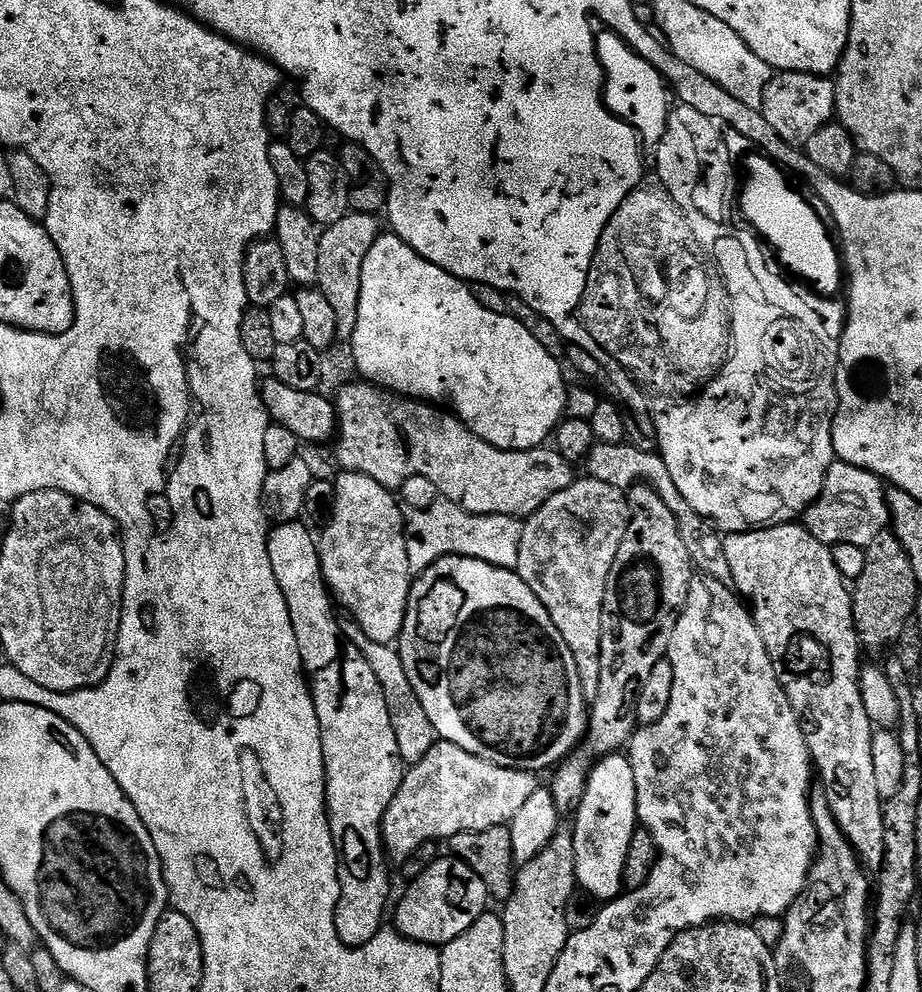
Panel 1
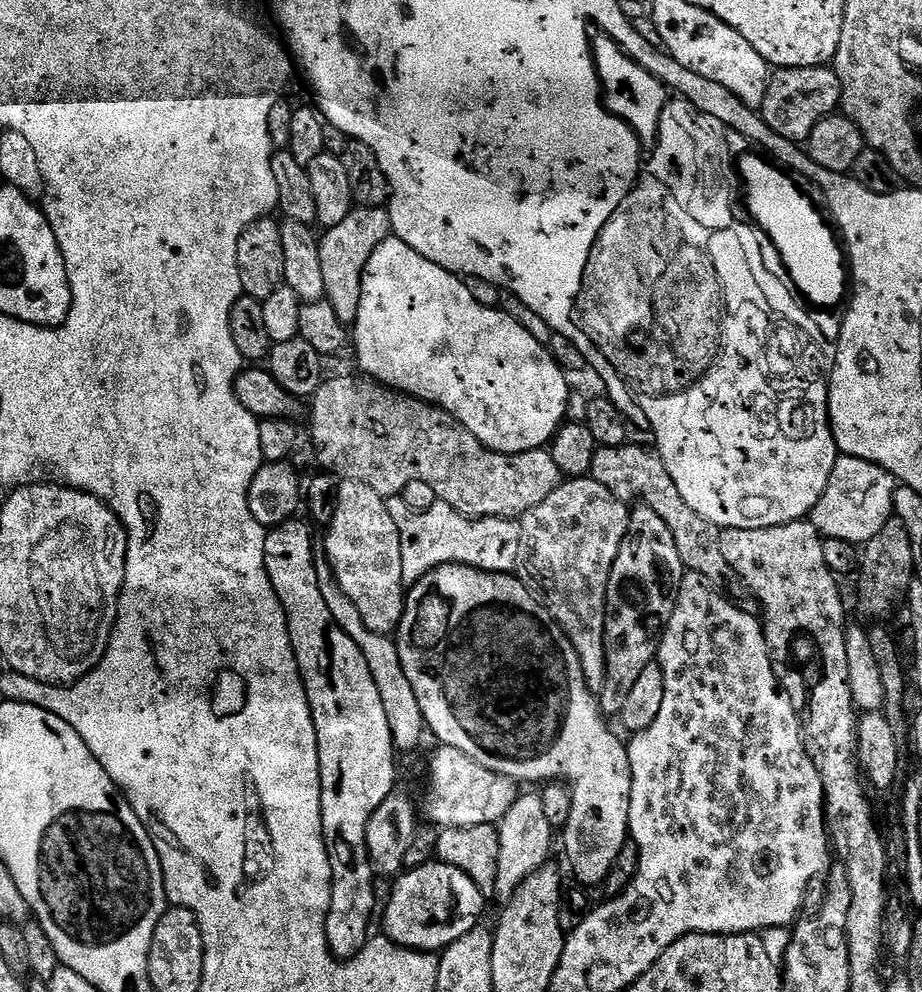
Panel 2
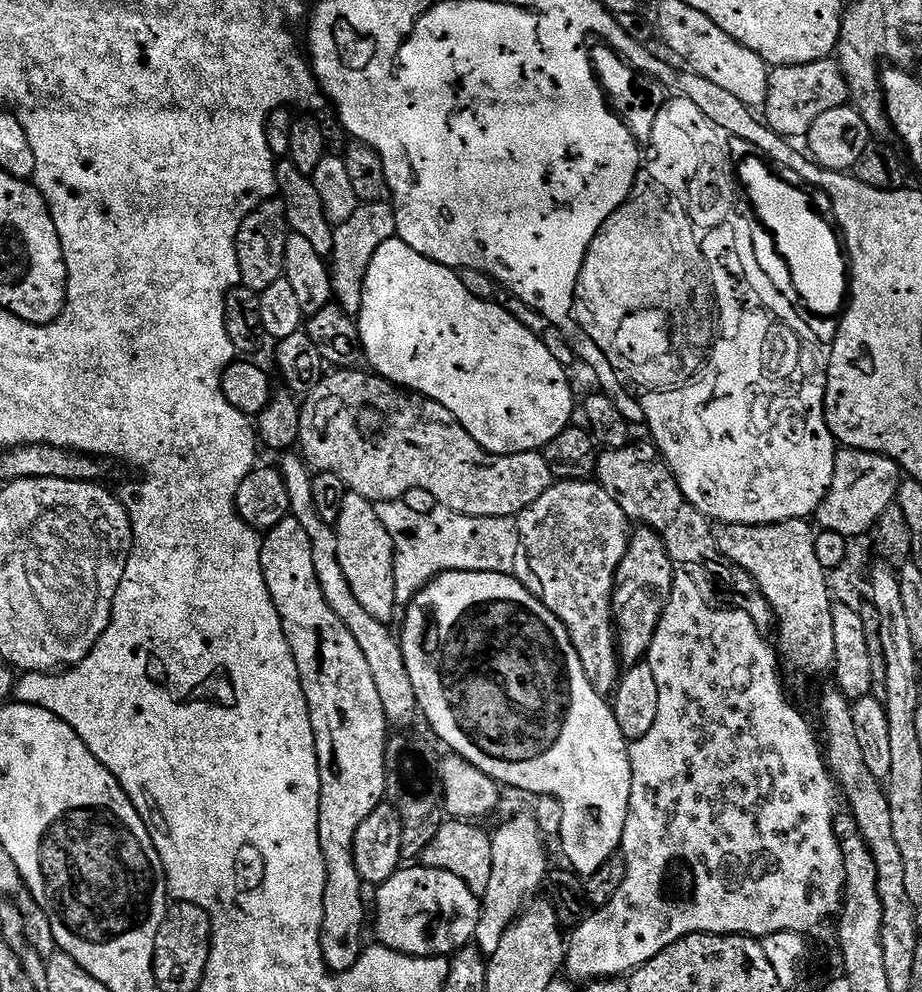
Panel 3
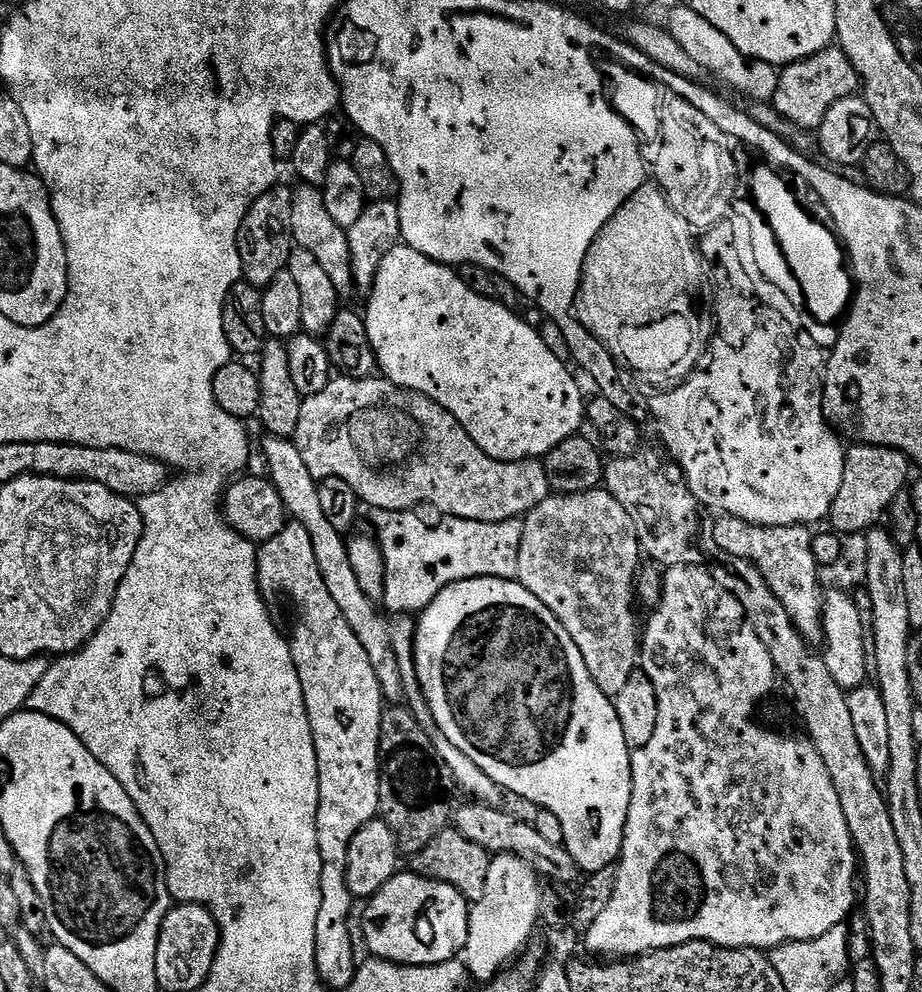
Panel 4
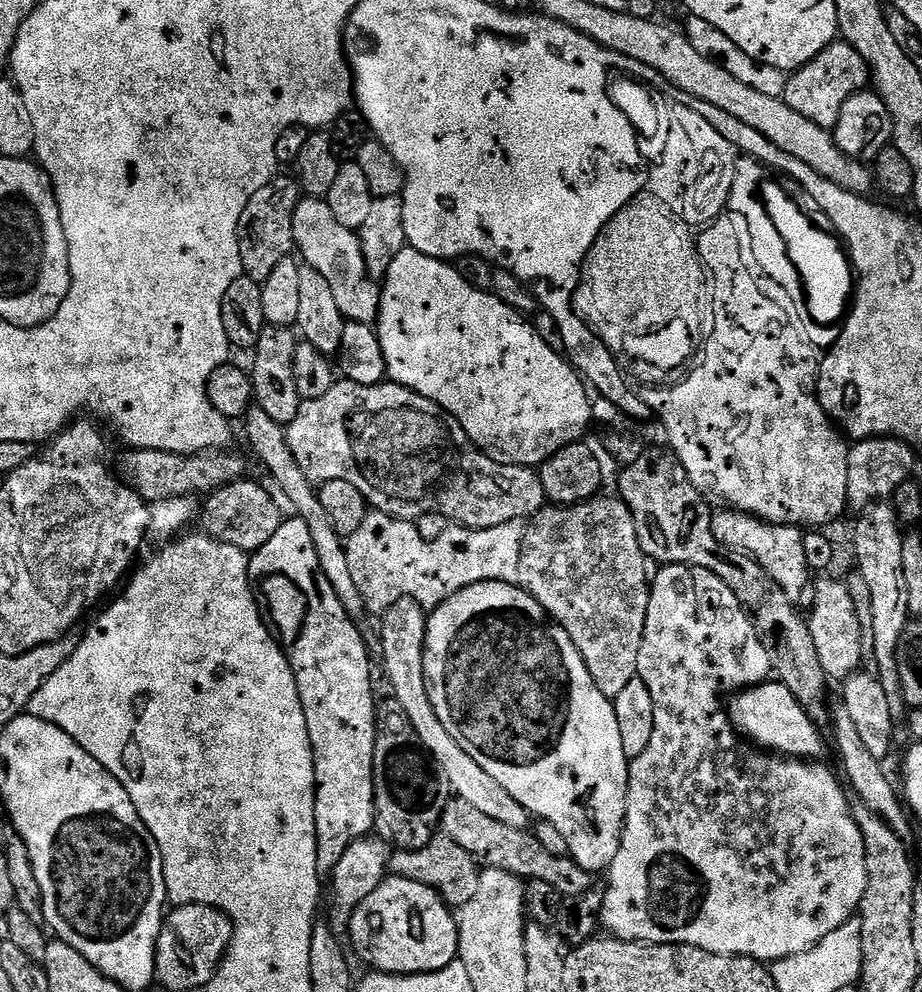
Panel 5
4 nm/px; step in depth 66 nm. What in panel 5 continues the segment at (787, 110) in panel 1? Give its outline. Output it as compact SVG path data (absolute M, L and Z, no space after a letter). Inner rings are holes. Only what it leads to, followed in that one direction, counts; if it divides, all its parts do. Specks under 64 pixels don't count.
M833 42L820 51L808 64L788 76L784 87L783 100L790 110L798 110L798 114L810 118L810 122L818 122L818 126L833 129L838 122L838 114L842 114L842 106L855 92L863 92L869 87L870 73L868 63L854 50L854 46L843 42Z

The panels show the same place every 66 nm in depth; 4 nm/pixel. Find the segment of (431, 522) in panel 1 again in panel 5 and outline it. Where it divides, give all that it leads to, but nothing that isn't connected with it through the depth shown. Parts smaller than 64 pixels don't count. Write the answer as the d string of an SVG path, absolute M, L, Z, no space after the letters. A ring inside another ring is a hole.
M372 510L363 518L358 530L346 539L346 562L350 562L350 575L354 578L354 586L358 586L364 599L364 607L369 613L383 614L390 606L394 606L394 602L407 596L411 600L417 600L426 610L431 610L446 602L446 598L450 598L458 590L474 586L478 582L497 580L503 584L516 584L525 527L523 520L489 528L449 526L438 538L427 540L422 538L422 534L418 534L413 521L399 520L384 512Z

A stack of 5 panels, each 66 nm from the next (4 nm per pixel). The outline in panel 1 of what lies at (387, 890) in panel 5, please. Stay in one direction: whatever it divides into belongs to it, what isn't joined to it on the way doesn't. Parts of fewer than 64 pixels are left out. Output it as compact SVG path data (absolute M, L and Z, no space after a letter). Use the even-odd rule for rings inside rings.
M445 854L436 860L408 889L396 908L395 931L404 935L406 940L419 944L443 946L454 942L458 934L470 930L478 917L484 915L489 907L490 897L486 882L466 866L466 862Z

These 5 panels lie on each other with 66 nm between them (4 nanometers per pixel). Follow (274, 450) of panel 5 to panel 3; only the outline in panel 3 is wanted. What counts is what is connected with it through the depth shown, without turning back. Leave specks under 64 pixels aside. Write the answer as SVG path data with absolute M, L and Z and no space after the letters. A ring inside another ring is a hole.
M288 454L278 464L278 471L284 475L286 492L290 494L292 510L291 519L299 522L302 530L310 534L310 546L314 554L314 570L318 574L318 586L322 586L322 594L326 594L326 602L330 602L330 610L342 618L342 626L354 634L354 642L362 649L362 654L370 666L370 674L374 678L374 686L378 686L378 699L382 701L382 710L386 714L389 725L396 730L408 730L418 720L416 695L410 683L410 674L406 670L406 658L400 649L400 642L395 631L391 632L388 624L378 622L354 598L354 590L350 590L350 582L346 582L346 574L342 574L342 562L338 560L338 538L335 527L322 522L318 509L314 506L313 473L299 455Z

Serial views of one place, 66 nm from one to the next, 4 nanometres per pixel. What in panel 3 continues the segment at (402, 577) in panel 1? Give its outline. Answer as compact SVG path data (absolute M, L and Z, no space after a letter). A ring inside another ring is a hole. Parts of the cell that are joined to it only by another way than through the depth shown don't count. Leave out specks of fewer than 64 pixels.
M348 492L341 504L335 530L338 560L342 562L342 574L346 574L346 582L350 582L350 590L354 590L354 598L358 598L359 604L373 618L378 618L378 622L388 624L391 616L398 611L394 586L396 551L386 526L382 526L382 518L378 518L376 504L356 492Z

